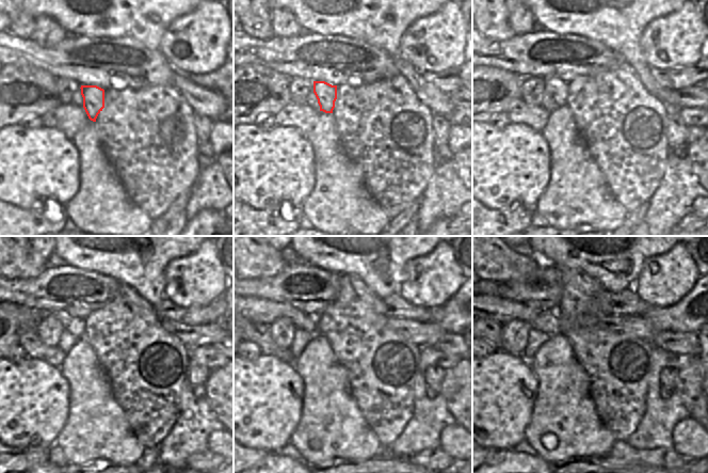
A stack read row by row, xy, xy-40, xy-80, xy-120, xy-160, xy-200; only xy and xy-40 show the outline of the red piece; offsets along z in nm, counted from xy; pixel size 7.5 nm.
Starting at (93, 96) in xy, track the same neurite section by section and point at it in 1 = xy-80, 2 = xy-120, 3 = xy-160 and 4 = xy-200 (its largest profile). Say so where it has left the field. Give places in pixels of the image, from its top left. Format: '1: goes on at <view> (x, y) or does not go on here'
1: goes on at xy-80 (556, 88)
2: goes on at xy-120 (76, 326)
3: goes on at xy-160 (255, 310)
4: goes on at xy-200 (499, 310)

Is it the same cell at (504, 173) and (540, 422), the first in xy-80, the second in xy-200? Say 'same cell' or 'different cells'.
different cells

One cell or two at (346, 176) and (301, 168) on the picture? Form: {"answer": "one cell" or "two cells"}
{"answer": "two cells"}

